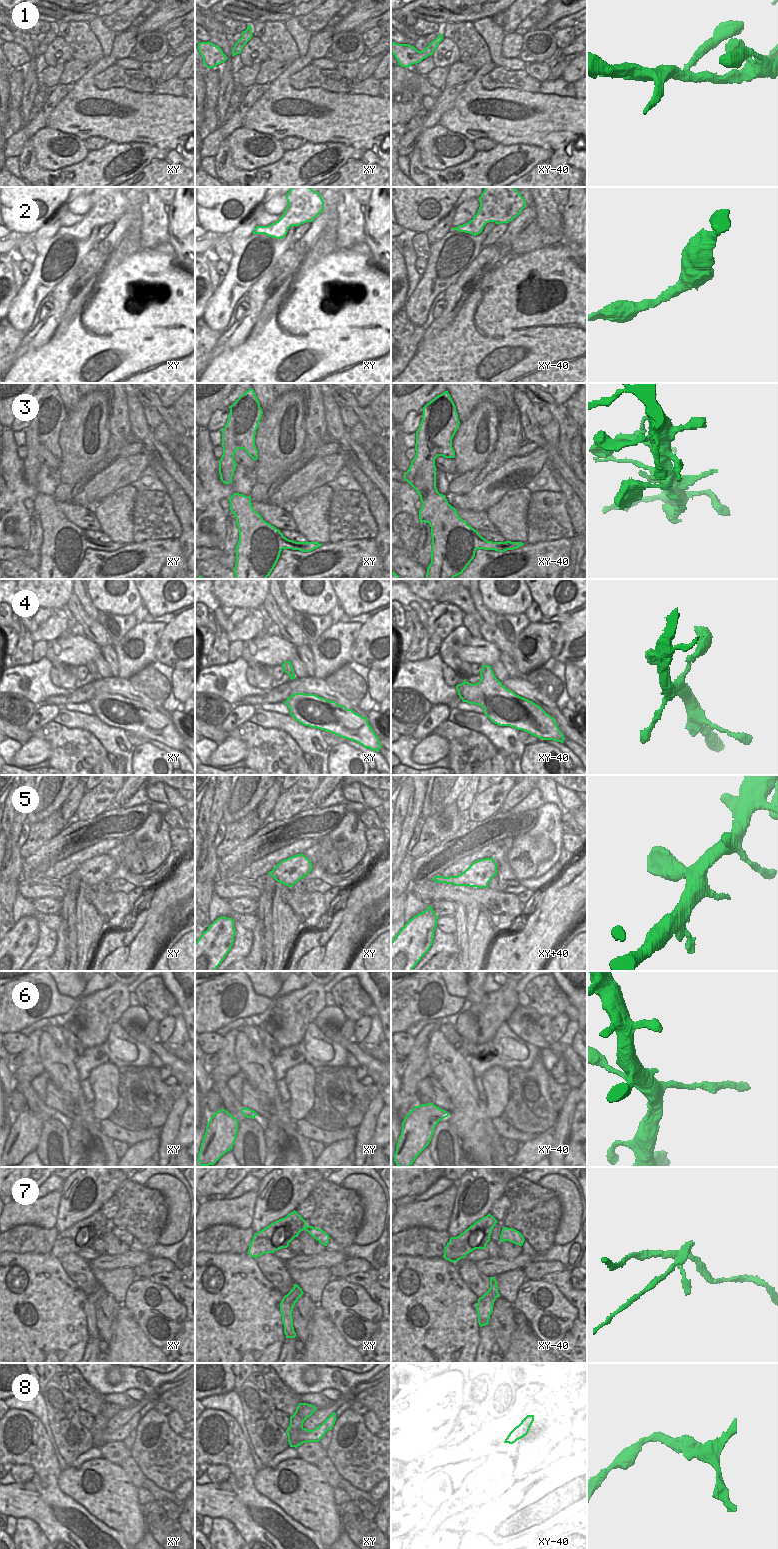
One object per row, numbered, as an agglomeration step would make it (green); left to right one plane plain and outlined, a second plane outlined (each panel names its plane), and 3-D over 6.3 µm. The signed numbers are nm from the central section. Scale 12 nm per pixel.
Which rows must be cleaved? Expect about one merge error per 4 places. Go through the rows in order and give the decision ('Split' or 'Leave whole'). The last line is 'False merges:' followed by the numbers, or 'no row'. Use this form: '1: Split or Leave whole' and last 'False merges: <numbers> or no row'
1: Leave whole
2: Leave whole
3: Leave whole
4: Leave whole
5: Leave whole
6: Leave whole
7: Split
8: Leave whole
False merges: 7

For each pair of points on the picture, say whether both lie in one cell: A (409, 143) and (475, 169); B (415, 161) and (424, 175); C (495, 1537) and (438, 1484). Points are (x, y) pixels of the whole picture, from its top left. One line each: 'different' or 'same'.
A: different
B: same
C: same

